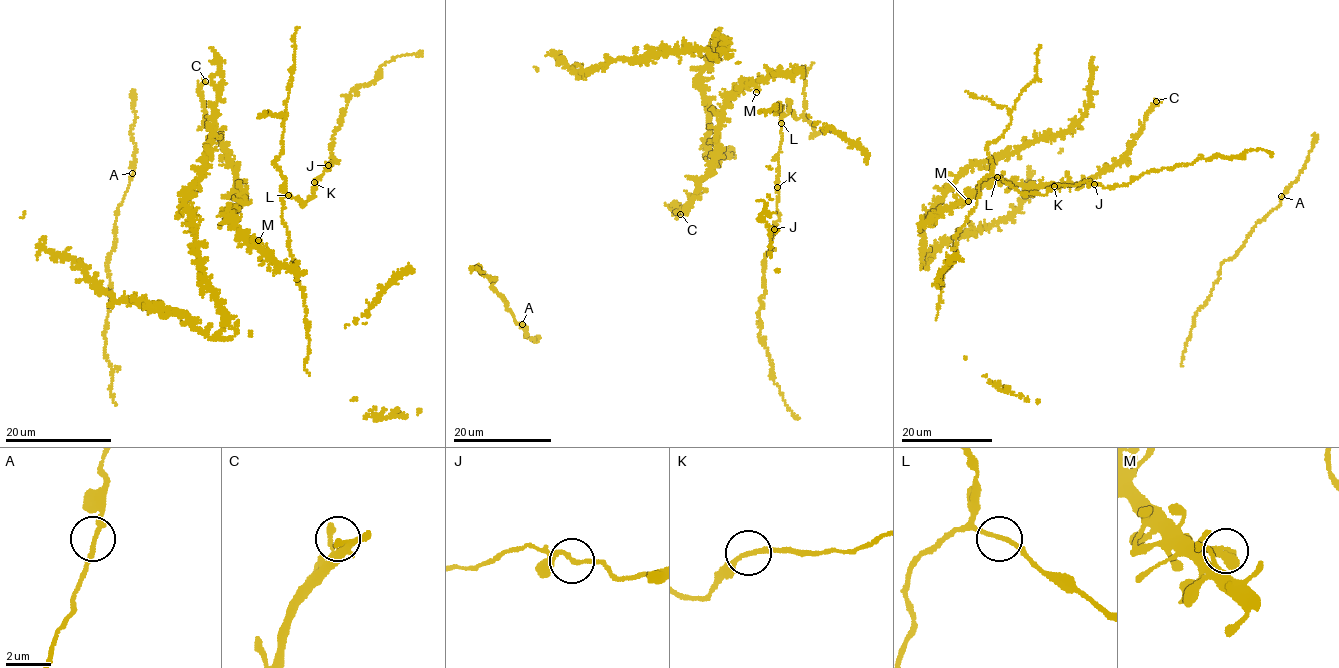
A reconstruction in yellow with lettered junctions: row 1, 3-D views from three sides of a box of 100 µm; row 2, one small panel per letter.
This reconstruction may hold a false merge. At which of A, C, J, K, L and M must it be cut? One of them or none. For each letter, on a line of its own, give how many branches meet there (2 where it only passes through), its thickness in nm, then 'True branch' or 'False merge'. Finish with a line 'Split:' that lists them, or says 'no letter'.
A: Branches: 2. Thickness 200 nm. True branch
C: Branches: 2. Thickness 180 nm. True branch
J: Branches: 2. Thickness 170 nm. True branch
K: Branches: 2. Thickness 200 nm. True branch
L: Branches: 2. Thickness 170 nm. True branch
M: Branches: 2. Thickness 240 nm. True branch
Split: no letter

